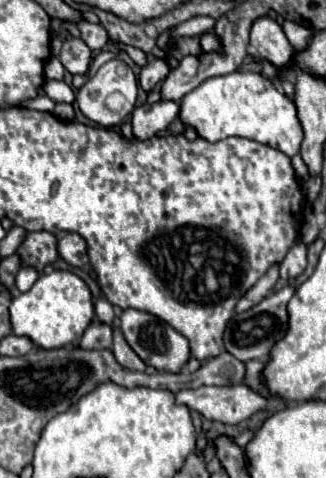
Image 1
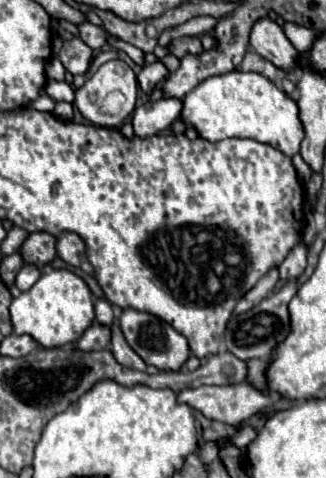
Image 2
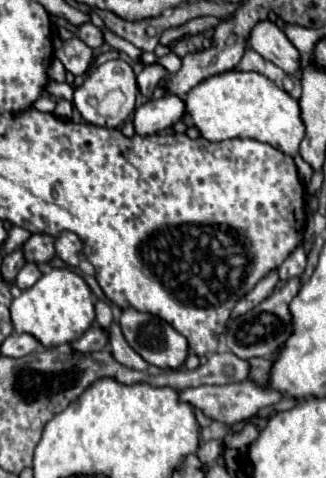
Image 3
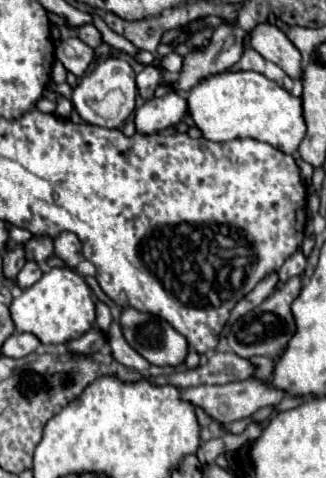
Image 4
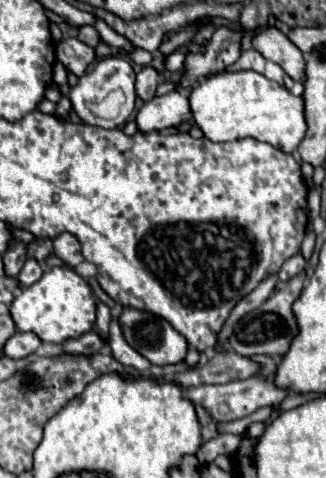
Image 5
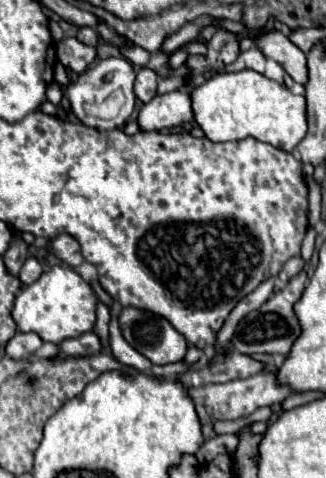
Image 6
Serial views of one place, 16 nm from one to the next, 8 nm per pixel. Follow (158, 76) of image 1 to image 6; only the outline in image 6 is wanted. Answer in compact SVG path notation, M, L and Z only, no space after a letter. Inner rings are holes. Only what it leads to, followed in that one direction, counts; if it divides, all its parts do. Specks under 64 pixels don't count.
M142 68L136 74L136 82L134 82L134 94L136 98L146 104L156 96L156 88L158 88L158 74L152 72L150 68Z

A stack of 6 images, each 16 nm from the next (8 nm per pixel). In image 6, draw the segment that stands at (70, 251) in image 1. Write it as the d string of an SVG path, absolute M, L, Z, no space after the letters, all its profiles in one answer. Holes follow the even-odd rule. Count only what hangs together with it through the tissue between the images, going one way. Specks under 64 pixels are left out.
M60 234L60 236L52 238L50 248L52 248L52 254L58 260L62 260L62 262L74 266L74 268L84 262L84 258L80 254L80 244L76 244L76 240L72 236L68 236L68 234Z

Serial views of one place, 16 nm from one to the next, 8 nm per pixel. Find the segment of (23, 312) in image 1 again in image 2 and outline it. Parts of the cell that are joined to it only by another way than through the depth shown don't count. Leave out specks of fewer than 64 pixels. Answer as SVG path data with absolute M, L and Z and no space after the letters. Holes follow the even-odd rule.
M70 270L46 272L26 292L20 292L10 304L10 318L16 334L30 334L42 346L52 348L76 342L94 322L94 302L88 284Z

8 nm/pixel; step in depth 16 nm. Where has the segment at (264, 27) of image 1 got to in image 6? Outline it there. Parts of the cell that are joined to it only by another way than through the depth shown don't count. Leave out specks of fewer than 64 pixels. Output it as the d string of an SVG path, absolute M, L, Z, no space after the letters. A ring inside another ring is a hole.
M270 30L264 32L256 42L254 42L266 58L272 58L282 64L282 68L294 78L294 82L306 86L308 82L308 68L306 68L306 54L294 46L282 32Z

